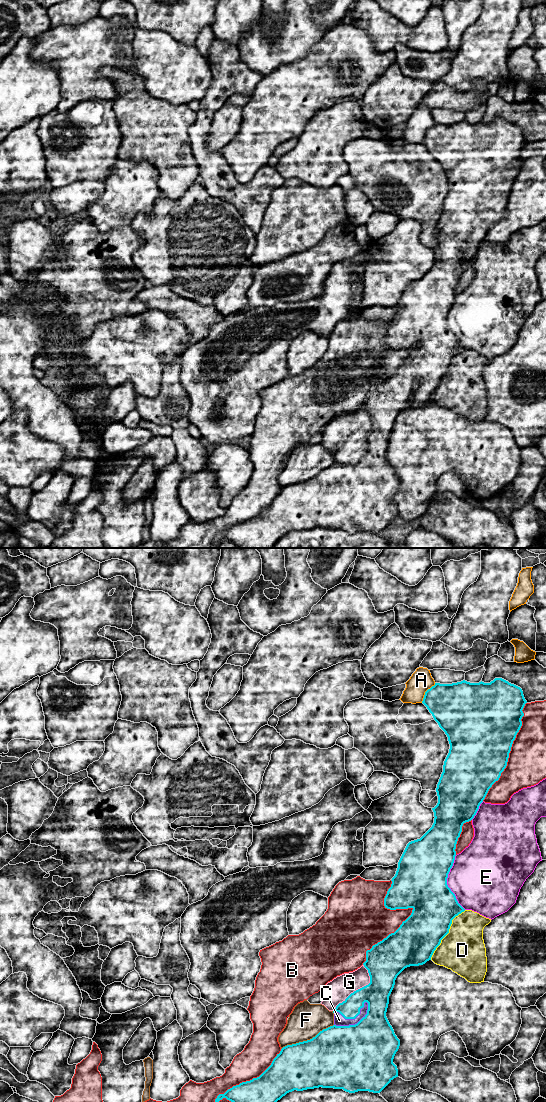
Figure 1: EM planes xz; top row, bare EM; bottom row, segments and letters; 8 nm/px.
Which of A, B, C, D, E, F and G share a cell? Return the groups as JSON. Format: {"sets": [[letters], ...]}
{"sets": [["A"], ["B"], ["C", "G"], ["D"], ["E"], ["F"]]}

